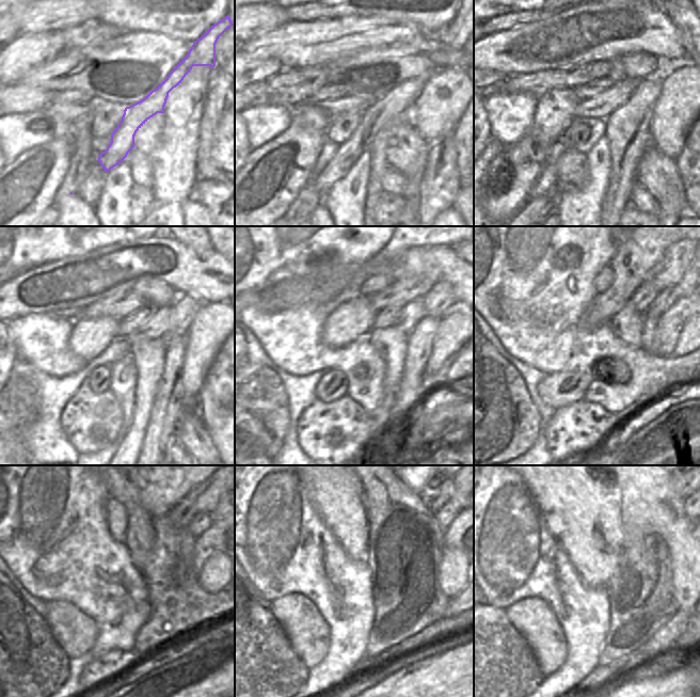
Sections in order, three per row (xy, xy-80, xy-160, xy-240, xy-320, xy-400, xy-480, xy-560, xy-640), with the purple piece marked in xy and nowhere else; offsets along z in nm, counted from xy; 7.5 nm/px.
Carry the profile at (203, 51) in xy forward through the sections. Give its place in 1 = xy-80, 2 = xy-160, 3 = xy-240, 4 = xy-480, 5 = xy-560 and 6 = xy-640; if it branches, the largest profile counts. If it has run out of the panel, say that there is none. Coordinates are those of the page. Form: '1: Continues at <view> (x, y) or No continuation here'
1: Continues at xy-80 (379, 113)
2: Continues at xy-160 (545, 204)
3: No continuation here
4: No continuation here
5: No continuation here
6: No continuation here.

